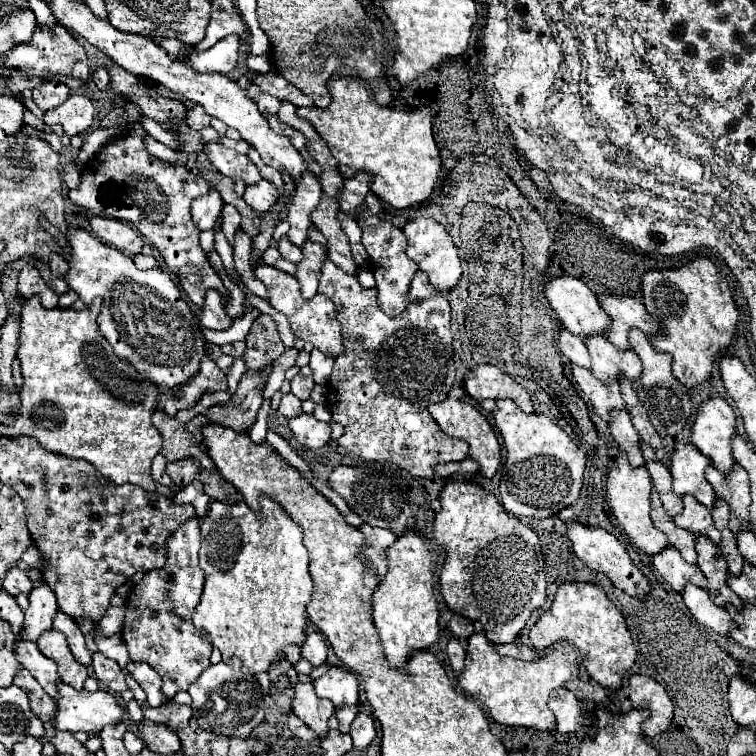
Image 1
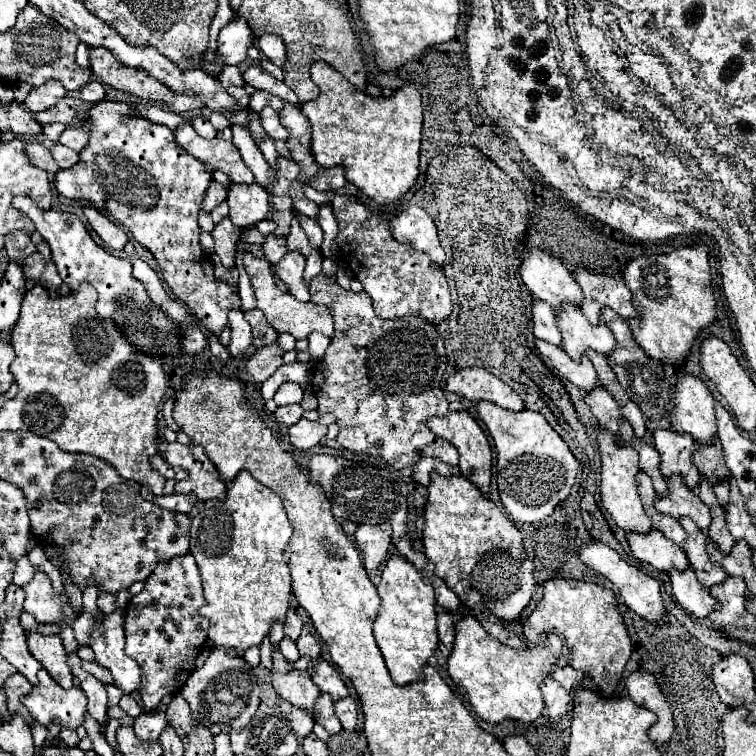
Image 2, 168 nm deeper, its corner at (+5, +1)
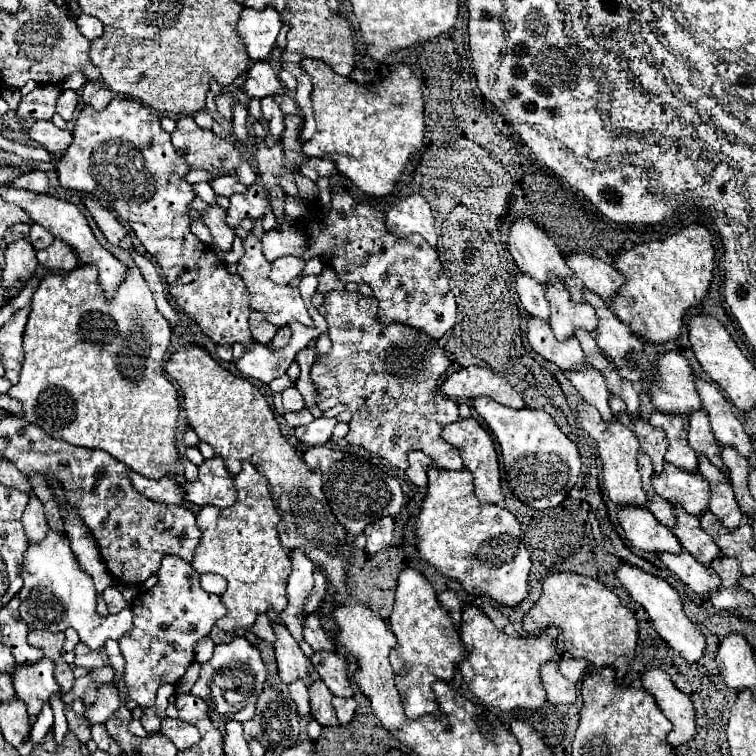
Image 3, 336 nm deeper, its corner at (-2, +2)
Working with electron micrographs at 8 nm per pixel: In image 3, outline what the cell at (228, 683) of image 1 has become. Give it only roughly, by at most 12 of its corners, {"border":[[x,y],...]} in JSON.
{"border":[[245,638],[217,644],[191,694],[213,722],[247,722],[265,664]]}

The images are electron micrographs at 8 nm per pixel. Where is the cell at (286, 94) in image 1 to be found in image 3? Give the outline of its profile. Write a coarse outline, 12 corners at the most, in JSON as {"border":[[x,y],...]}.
{"border":[[267,62],[247,70],[241,90],[249,98],[283,94],[285,86]]}

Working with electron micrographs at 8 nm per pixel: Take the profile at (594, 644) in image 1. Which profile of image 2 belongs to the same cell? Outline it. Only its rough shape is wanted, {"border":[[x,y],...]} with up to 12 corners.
{"border":[[550,579],[524,623],[612,695],[632,645],[614,593]]}

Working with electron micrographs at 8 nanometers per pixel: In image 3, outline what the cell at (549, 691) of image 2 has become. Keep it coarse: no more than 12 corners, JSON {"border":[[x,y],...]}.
{"border":[[557,662],[541,666],[541,682],[551,704],[573,704],[575,686]]}

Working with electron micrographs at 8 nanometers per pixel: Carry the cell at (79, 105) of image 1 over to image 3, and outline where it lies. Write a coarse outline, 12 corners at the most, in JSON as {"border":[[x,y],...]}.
{"border":[[63,90],[57,100],[57,114],[69,122],[77,100],[75,90]]}

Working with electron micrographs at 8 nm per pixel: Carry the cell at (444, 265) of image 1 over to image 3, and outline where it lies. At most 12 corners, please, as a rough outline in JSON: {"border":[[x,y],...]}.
{"border":[[421,194],[401,198],[385,214],[395,236],[421,234],[433,248],[437,234]]}

